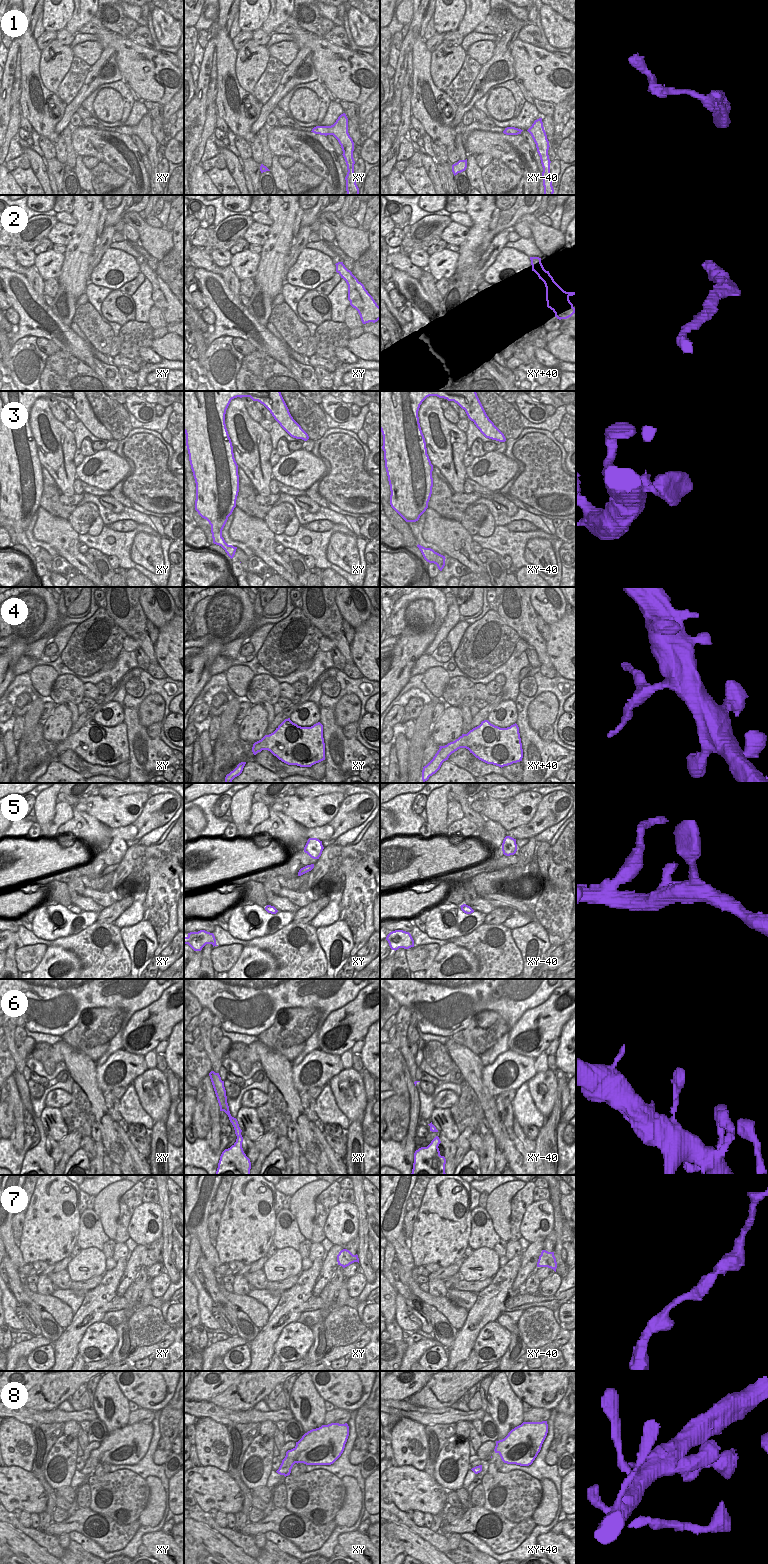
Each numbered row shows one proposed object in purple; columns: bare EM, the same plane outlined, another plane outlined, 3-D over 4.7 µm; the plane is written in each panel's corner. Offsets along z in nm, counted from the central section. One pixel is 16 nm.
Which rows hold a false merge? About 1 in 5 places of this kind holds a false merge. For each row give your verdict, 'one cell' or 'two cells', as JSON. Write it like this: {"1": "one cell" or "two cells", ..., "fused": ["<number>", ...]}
{"1": "one cell", "2": "one cell", "3": "one cell", "4": "two cells", "5": "one cell", "6": "one cell", "7": "one cell", "8": "one cell", "fused": ["4"]}

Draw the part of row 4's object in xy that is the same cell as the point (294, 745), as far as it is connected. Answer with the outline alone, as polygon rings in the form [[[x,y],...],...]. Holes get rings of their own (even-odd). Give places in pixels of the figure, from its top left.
[[[290,718],[285,719],[273,733],[265,735],[265,743],[261,748],[262,750],[270,751],[279,760],[288,765],[311,767],[325,760],[323,725],[318,722],[311,727],[301,727],[293,723]]]

